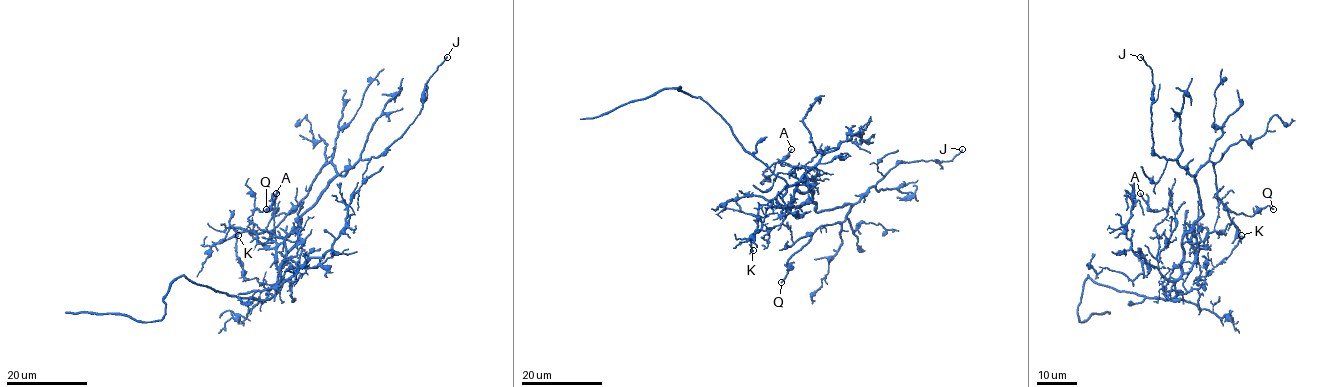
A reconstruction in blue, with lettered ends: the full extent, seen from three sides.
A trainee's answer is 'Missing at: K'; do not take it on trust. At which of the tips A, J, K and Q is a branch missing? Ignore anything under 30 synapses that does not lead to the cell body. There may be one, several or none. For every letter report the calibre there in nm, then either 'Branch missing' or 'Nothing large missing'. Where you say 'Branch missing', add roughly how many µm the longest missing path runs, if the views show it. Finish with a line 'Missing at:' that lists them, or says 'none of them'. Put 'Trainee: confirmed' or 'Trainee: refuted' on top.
Trainee: refuted
A: Thickness 130 nm. Nothing large missing
J: Thickness 100 nm. Nothing large missing
K: Thickness 170 nm. Nothing large missing
Q: Thickness 140 nm. Nothing large missing
Missing at: none of them

